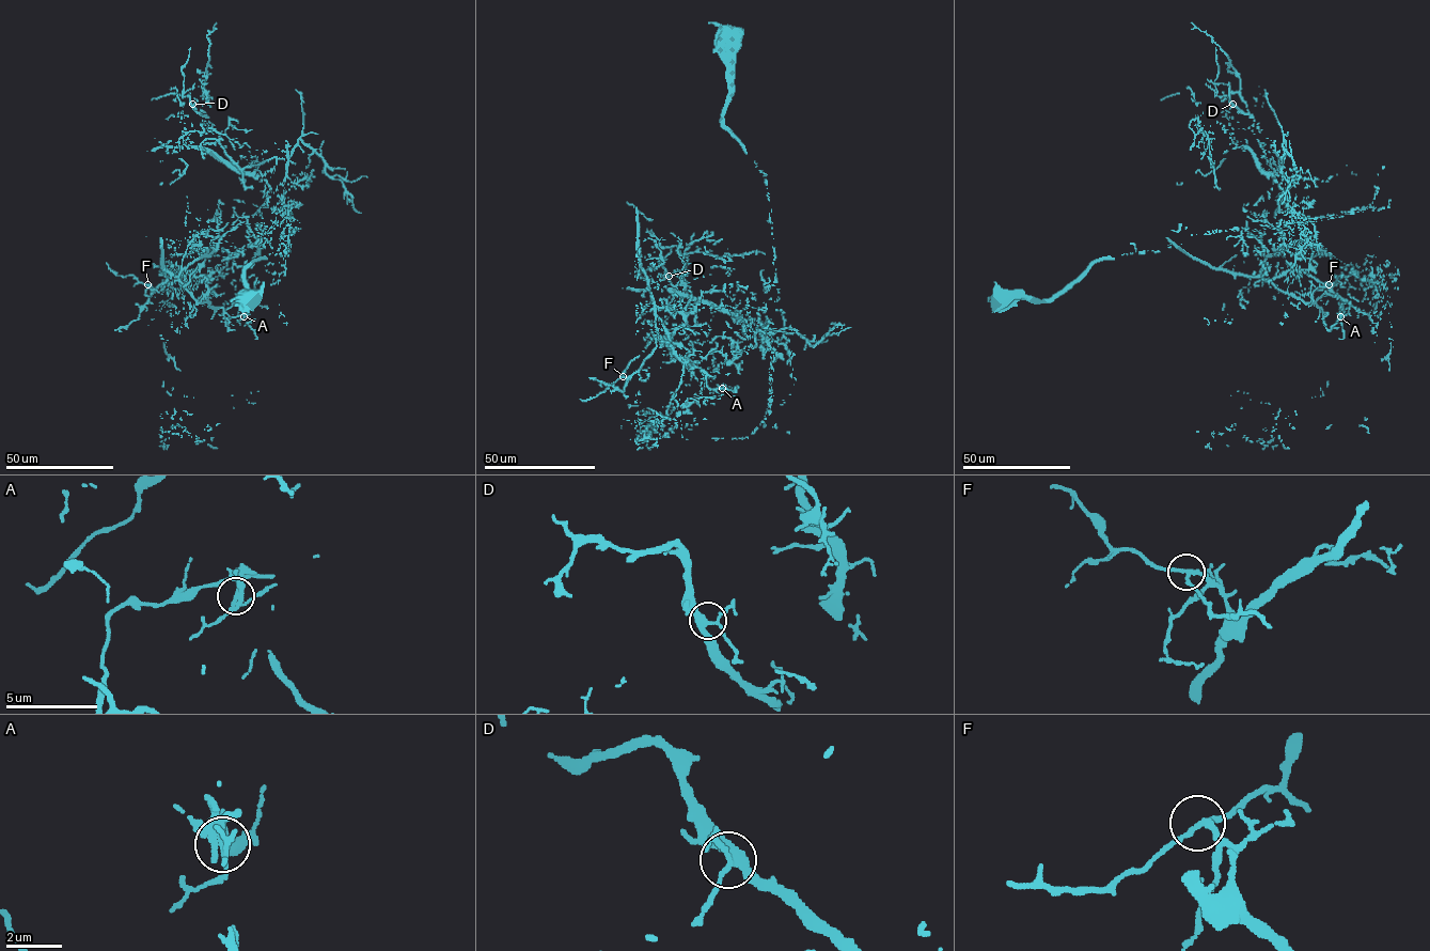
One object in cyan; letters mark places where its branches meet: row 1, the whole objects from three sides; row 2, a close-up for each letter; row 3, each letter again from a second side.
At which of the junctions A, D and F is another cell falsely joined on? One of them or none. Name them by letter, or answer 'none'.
A

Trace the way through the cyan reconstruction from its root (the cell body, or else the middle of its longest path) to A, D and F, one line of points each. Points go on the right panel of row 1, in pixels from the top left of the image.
A: (1000, 300), (1181, 225), (1262, 265), (1309, 238), (1331, 259), (1271, 281), (1340, 316)
D: (1000, 300), (1051, 301), (1181, 225), (1237, 229), (1268, 262), (1294, 209), (1232, 104)
F: (1000, 300), (1051, 301), (1181, 225), (1237, 229), (1262, 265), (1309, 238), (1331, 259), (1290, 270), (1329, 284)

